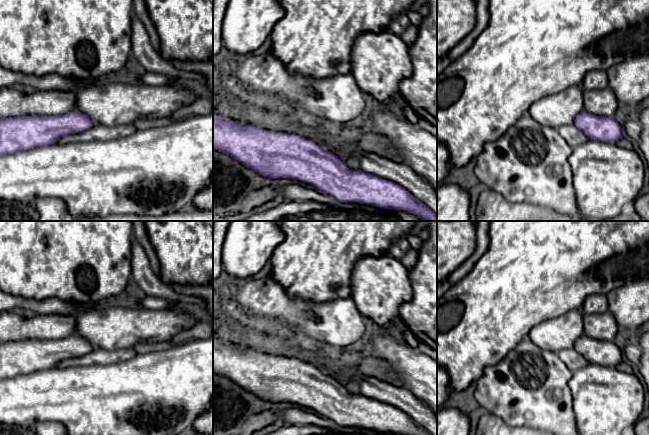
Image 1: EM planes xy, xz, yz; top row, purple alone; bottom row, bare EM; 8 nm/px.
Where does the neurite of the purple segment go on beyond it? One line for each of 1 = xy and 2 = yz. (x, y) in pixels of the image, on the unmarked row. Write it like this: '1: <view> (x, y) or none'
1: none
2: yz (556, 334)

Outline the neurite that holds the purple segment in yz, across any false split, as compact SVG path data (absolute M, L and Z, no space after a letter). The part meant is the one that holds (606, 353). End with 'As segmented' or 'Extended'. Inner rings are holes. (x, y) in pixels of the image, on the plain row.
M574 309L562 316L546 320L534 326L528 338L539 348L558 353L575 348L591 364L616 367L624 354L614 341L596 340L583 334L581 309Z. Extended

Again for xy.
M77 334L56 340L18 340L0 343L0 380L14 378L56 367L65 359L79 357L93 351L95 347Z. As segmented

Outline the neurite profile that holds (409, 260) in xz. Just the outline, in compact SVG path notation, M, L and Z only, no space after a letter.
M411 248L400 261L408 270L410 270L416 264L417 259L418 250Z

